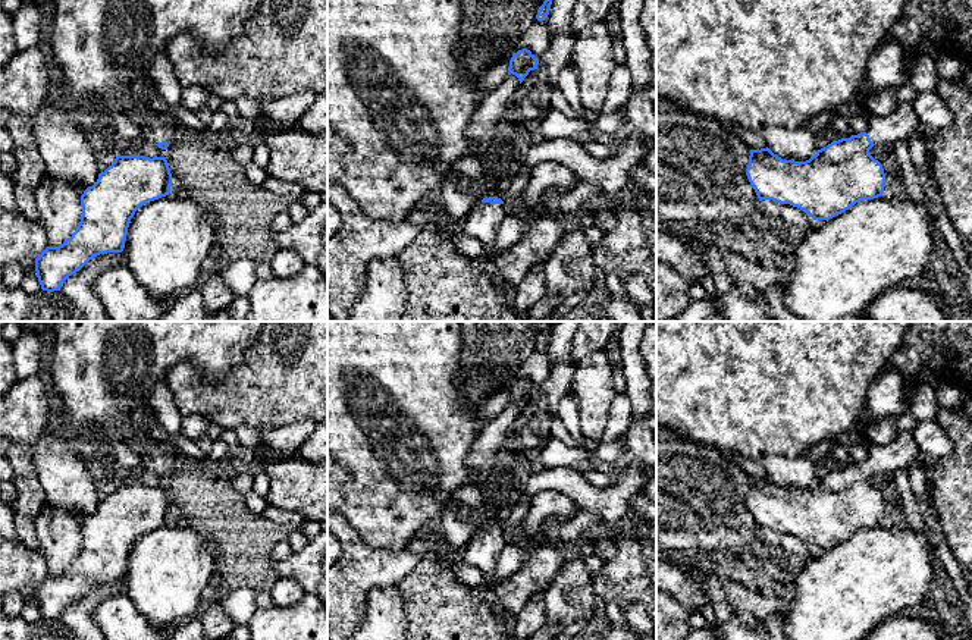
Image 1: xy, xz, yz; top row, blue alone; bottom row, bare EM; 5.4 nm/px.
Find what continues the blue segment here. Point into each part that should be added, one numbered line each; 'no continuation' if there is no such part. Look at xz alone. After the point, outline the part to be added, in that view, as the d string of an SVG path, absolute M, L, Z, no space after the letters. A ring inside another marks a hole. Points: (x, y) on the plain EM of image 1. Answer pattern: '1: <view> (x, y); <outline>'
1: xz (482, 551); M480 531L467 543L461 561L479 568L486 580L493 583L496 556L505 543L505 533Z

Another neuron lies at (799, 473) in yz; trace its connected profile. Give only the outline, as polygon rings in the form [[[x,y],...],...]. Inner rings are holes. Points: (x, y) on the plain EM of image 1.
[[[762,455],[759,462],[768,477],[783,489],[806,490],[816,483],[816,464],[806,457]]]

